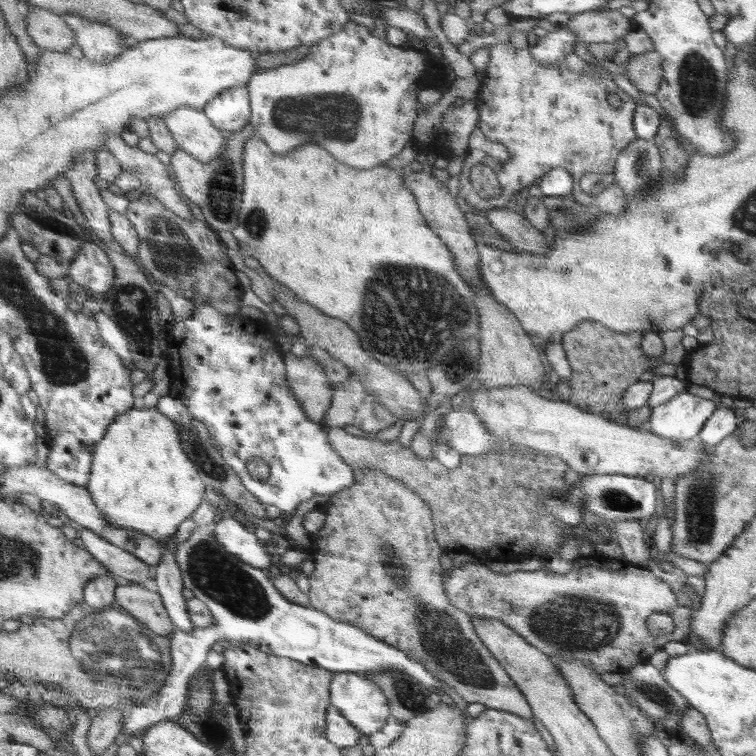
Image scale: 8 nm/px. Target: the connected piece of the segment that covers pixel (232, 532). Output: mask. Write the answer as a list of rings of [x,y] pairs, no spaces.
[[[234,517],[222,518],[218,519],[216,526],[216,537],[224,546],[224,550],[256,570],[269,568],[270,556],[260,544],[261,540],[258,540],[252,532],[248,532],[240,524],[240,520],[234,520]]]

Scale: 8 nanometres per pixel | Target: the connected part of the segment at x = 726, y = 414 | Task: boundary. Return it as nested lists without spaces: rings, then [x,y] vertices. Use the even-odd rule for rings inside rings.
[[[723,406],[716,410],[715,414],[700,429],[700,440],[703,444],[714,446],[727,436],[735,434],[741,421],[737,418],[734,410]]]

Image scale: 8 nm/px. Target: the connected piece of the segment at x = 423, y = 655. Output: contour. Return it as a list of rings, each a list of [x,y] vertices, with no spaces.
[[[354,468],[355,484],[350,488],[340,490],[339,493],[332,494],[328,502],[324,503],[319,509],[325,514],[326,521],[324,527],[316,534],[318,540],[312,546],[310,558],[316,564],[314,572],[308,578],[310,582],[310,589],[308,598],[310,600],[310,607],[315,607],[316,610],[324,611],[333,619],[340,621],[351,622],[360,629],[368,631],[370,635],[375,638],[382,639],[383,642],[390,643],[391,646],[396,646],[402,649],[404,653],[412,655],[418,661],[424,663],[429,671],[436,678],[446,682],[452,687],[458,696],[467,702],[479,702],[484,704],[488,709],[501,710],[510,714],[516,714],[526,718],[532,722],[534,720],[534,712],[531,710],[531,705],[527,702],[523,691],[515,685],[515,681],[510,675],[500,666],[500,663],[492,657],[492,653],[483,644],[475,630],[474,618],[467,613],[467,611],[460,610],[456,606],[452,606],[451,600],[447,596],[447,586],[444,586],[444,568],[440,564],[440,558],[443,556],[443,548],[440,548],[435,534],[435,526],[432,518],[431,510],[424,503],[419,495],[411,490],[410,487],[404,486],[404,483],[398,482],[394,478],[390,478],[388,474],[380,472],[380,470],[370,470],[370,468]]]

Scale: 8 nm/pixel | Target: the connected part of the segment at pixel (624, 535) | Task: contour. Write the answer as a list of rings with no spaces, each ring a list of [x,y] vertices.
[[[639,520],[614,521],[614,541],[620,545],[624,561],[635,566],[647,566],[651,560],[650,548],[643,540],[643,529]]]

